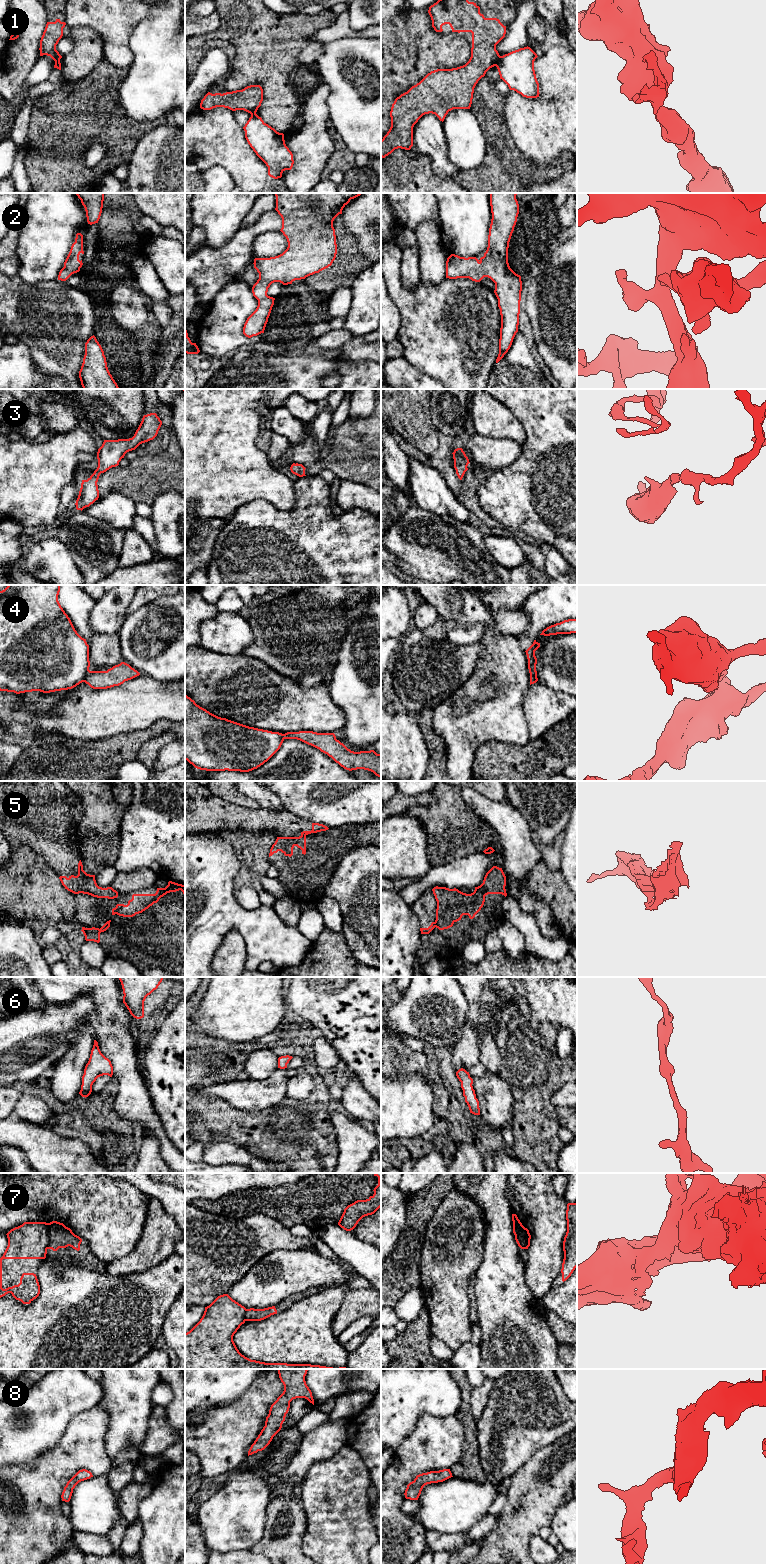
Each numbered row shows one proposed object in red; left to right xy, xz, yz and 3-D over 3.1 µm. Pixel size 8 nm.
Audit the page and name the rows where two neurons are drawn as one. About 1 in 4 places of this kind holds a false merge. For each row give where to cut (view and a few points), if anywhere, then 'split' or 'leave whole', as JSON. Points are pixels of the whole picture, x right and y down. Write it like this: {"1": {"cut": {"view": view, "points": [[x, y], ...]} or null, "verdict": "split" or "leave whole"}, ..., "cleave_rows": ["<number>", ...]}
{"1": {"cut": {"view": "yz", "points": [[500, 56], [495, 65]]}, "verdict": "split"}, "2": {"cut": null, "verdict": "leave whole"}, "3": {"cut": null, "verdict": "leave whole"}, "4": {"cut": {"view": "xy", "points": [[89, 670], [83, 681]]}, "verdict": "split"}, "5": {"cut": {"view": "xz", "points": [[305, 834], [301, 836]]}, "verdict": "split"}, "6": {"cut": null, "verdict": "leave whole"}, "7": {"cut": {"view": "xy", "points": [[47, 1223], [48, 1248]]}, "verdict": "split"}, "8": {"cut": null, "verdict": "leave whole"}, "cleave_rows": ["1", "4", "5", "7"]}

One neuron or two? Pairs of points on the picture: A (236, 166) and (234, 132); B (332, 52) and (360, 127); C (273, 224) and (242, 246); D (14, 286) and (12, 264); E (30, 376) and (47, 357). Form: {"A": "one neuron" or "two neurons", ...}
{"A": "one neuron", "B": "one neuron", "C": "one neuron", "D": "two neurons", "E": "two neurons"}

